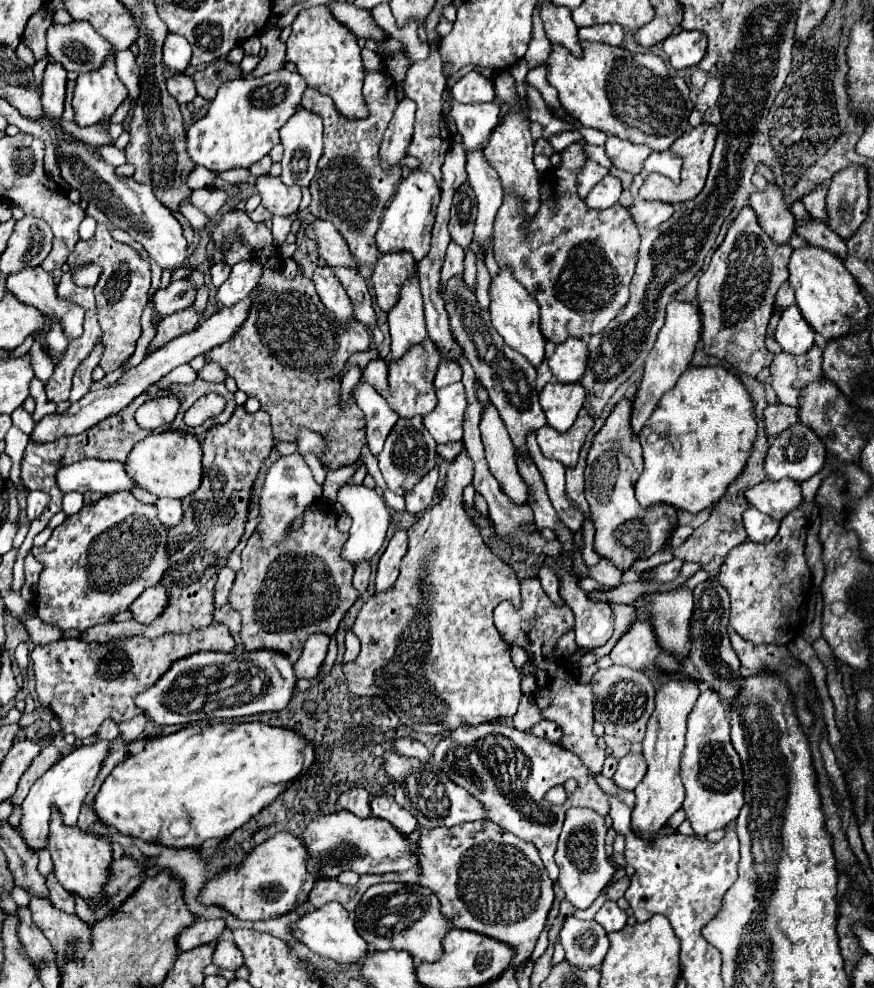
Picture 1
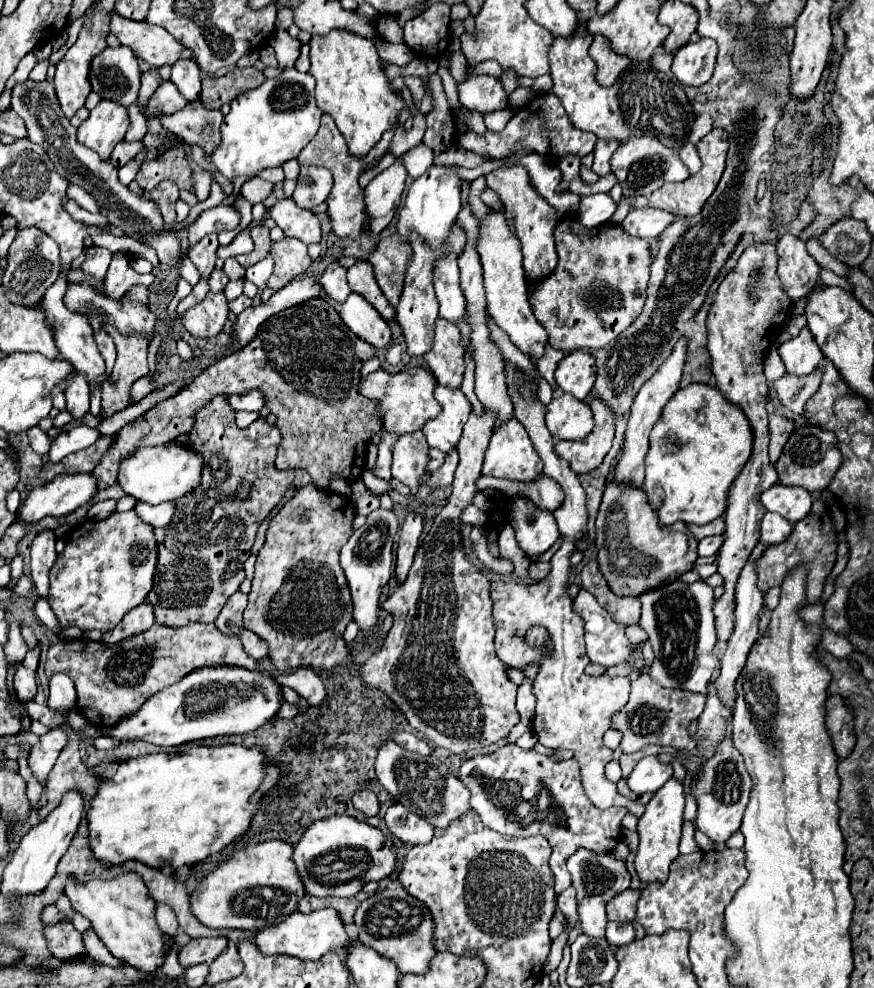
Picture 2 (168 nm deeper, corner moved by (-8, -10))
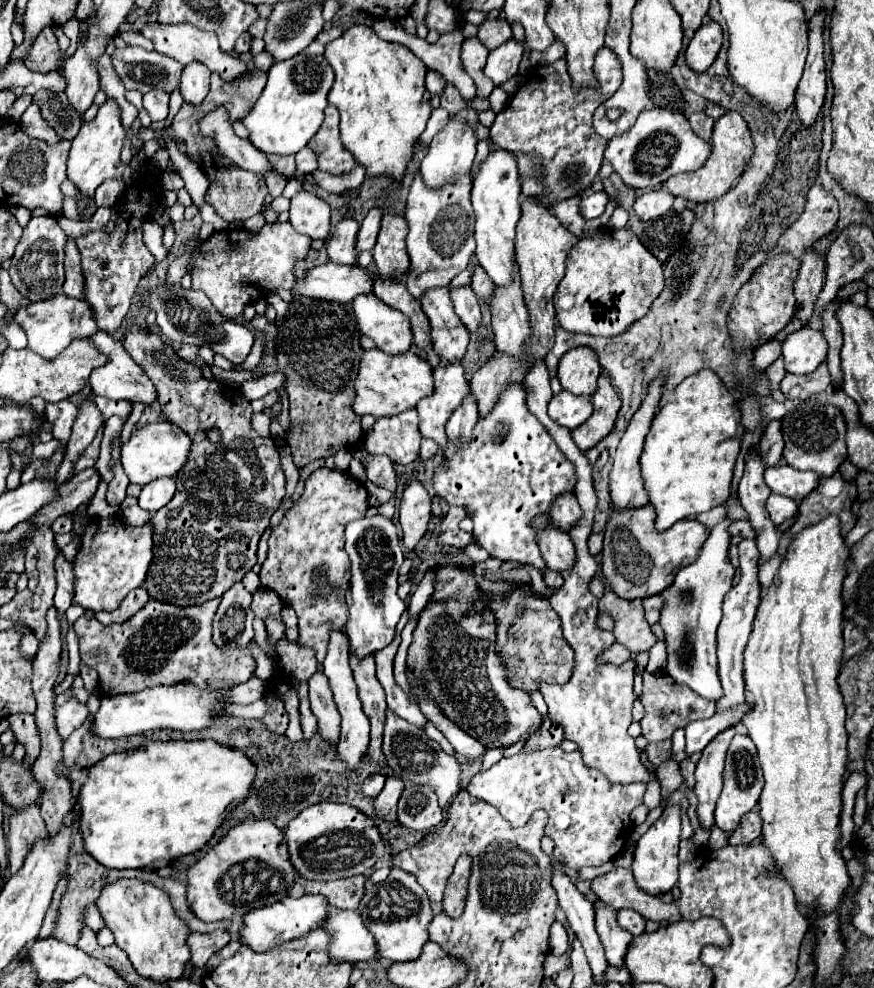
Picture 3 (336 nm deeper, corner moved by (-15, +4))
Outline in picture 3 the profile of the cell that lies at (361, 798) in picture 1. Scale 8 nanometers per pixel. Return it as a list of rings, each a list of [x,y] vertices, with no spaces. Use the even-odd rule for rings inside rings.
[[[375,772],[375,774],[367,776],[365,782],[363,782],[363,794],[375,798],[375,796],[383,790],[383,784],[385,784],[385,776],[383,776],[383,774]]]

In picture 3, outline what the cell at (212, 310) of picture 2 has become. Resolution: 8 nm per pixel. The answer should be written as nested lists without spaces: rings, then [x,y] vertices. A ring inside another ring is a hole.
[[[289,222],[265,224],[259,232],[245,228],[219,230],[201,244],[201,256],[191,266],[193,286],[203,290],[225,318],[237,318],[245,306],[255,304],[277,288],[291,290],[295,284],[293,264],[297,258],[305,258],[309,248],[311,238],[299,234]]]

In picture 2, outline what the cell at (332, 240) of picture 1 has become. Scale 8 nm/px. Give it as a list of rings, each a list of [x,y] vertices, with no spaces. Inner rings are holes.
[[[356,260],[354,266],[348,268],[346,272],[348,284],[354,292],[362,294],[378,312],[384,320],[392,320],[396,310],[388,304],[388,300],[384,298],[384,294],[380,292],[376,280],[374,280],[374,270],[372,264],[368,264],[368,260]]]

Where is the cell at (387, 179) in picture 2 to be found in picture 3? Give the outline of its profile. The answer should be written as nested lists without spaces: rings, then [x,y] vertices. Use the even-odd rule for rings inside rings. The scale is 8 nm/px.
[[[373,208],[361,228],[359,228],[359,234],[357,234],[357,242],[355,242],[355,250],[357,252],[363,252],[363,250],[373,250],[375,246],[375,240],[377,240],[377,232],[379,232],[379,222],[381,222],[381,216],[383,212],[379,208]]]

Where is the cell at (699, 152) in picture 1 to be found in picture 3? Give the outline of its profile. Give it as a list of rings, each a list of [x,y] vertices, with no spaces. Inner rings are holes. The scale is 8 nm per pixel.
[[[727,112],[725,116],[721,116],[715,122],[711,140],[715,144],[715,150],[713,150],[709,162],[705,162],[705,166],[701,166],[695,172],[675,174],[665,182],[665,188],[673,196],[681,196],[681,198],[693,200],[693,202],[709,202],[709,200],[715,200],[715,198],[723,196],[727,190],[731,190],[731,186],[737,182],[737,178],[741,178],[741,174],[745,172],[747,162],[753,154],[751,132],[749,132],[747,122],[741,118],[741,114],[739,112]]]

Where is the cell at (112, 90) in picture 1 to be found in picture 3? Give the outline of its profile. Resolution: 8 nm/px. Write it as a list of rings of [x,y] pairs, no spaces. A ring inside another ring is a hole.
[[[107,100],[103,106],[99,106],[99,112],[95,116],[95,120],[85,122],[79,130],[79,134],[73,138],[71,142],[71,150],[69,150],[69,160],[67,160],[67,178],[75,184],[75,188],[79,190],[81,196],[85,196],[89,202],[81,214],[81,220],[91,220],[91,216],[95,214],[97,206],[95,206],[95,190],[101,182],[105,182],[107,178],[123,178],[125,184],[129,184],[131,180],[135,180],[135,170],[131,170],[129,166],[121,164],[119,152],[123,146],[123,138],[125,138],[125,130],[121,126],[121,116],[119,116],[119,108],[113,100]]]

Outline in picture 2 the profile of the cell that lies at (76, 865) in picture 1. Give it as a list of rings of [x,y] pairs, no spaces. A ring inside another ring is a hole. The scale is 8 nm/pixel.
[[[122,872],[110,880],[94,878],[88,882],[78,882],[76,876],[68,876],[64,892],[70,898],[74,910],[78,910],[82,916],[90,920],[98,938],[116,958],[126,960],[128,964],[146,972],[154,972],[162,966],[162,950],[166,938],[154,920],[156,902],[148,898],[146,884],[140,880],[136,872]]]

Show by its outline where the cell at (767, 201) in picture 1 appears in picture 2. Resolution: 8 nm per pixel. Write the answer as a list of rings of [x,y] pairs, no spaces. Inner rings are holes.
[[[782,234],[776,242],[778,252],[778,276],[784,284],[784,292],[793,301],[797,301],[810,292],[812,286],[820,284],[820,266],[806,252],[806,244],[800,236]]]

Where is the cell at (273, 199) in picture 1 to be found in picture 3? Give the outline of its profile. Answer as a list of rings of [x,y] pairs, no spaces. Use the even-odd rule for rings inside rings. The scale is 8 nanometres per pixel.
[[[301,190],[291,198],[291,208],[289,208],[289,222],[295,226],[295,230],[307,234],[311,240],[327,240],[331,234],[331,208],[327,206],[325,200],[319,196]]]

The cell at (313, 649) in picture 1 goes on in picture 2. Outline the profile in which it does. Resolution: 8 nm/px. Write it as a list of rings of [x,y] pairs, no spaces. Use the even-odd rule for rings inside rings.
[[[298,668],[298,670],[288,672],[288,674],[286,674],[286,672],[274,671],[270,673],[270,676],[272,676],[274,680],[280,680],[282,686],[294,688],[302,698],[308,700],[310,706],[322,704],[322,700],[324,700],[324,696],[326,696],[322,678],[320,678],[312,668]]]

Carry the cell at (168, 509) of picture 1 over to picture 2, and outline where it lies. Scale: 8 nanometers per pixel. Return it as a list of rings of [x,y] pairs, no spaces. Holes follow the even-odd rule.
[[[138,502],[134,510],[138,512],[140,518],[144,518],[154,528],[158,528],[158,526],[164,528],[164,526],[170,524],[170,520],[172,520],[172,516],[176,512],[176,506],[172,502],[164,502],[164,504],[156,504],[156,506],[146,504],[146,502]]]

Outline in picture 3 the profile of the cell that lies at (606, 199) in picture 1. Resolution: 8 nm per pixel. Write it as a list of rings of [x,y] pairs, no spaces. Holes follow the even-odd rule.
[[[593,192],[593,194],[587,194],[585,198],[581,198],[579,212],[581,212],[581,216],[583,216],[585,220],[599,218],[599,216],[605,212],[607,202],[609,202],[607,192]]]

